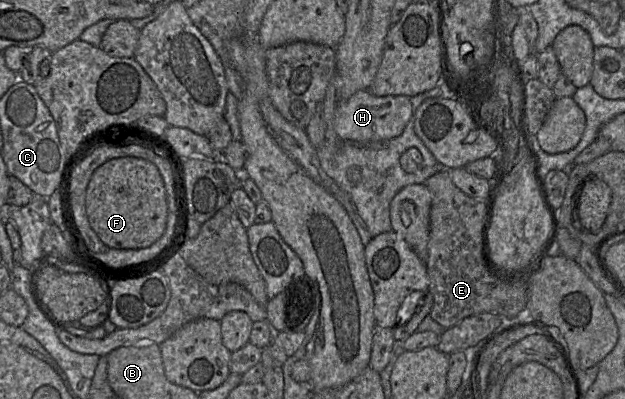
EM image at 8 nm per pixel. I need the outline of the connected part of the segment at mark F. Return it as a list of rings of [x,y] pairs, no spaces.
[[[119,157],[99,166],[92,174],[85,198],[91,228],[111,248],[149,247],[164,233],[168,202],[164,180],[152,162],[137,157]]]

